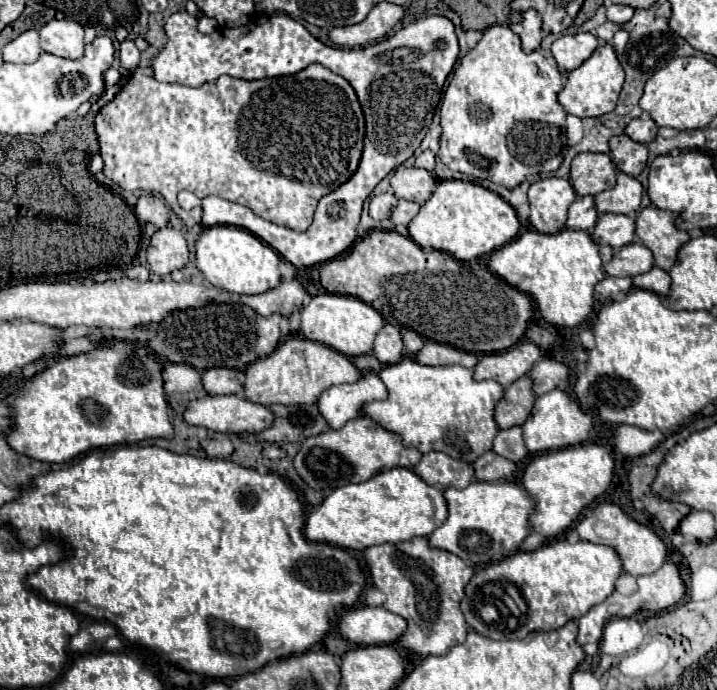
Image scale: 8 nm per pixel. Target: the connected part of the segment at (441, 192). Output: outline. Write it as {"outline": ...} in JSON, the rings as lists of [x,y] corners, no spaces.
{"outline":[[[440,181],[428,203],[408,225],[410,237],[424,249],[446,251],[460,261],[476,259],[510,243],[520,233],[520,221],[512,205],[500,195],[470,181]]]}

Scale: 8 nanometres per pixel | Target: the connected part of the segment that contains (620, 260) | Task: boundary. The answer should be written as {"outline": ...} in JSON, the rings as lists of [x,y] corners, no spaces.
{"outline":[[[640,241],[616,249],[612,261],[604,265],[606,273],[612,277],[636,277],[640,273],[650,271],[652,267],[654,267],[654,255]]]}

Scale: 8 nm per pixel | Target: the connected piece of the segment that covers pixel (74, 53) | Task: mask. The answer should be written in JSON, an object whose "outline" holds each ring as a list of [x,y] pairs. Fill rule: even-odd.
{"outline":[[[52,19],[40,29],[40,45],[46,53],[64,59],[80,59],[84,55],[84,27],[68,19]]]}

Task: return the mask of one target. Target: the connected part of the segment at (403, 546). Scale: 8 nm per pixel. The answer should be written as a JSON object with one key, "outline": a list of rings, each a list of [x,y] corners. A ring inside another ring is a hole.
{"outline":[[[414,537],[406,543],[384,543],[366,549],[366,563],[374,587],[386,595],[384,607],[408,621],[408,629],[400,643],[426,657],[444,655],[454,645],[466,641],[468,625],[460,609],[464,587],[474,577],[474,567],[458,555],[430,547],[426,537]]]}

